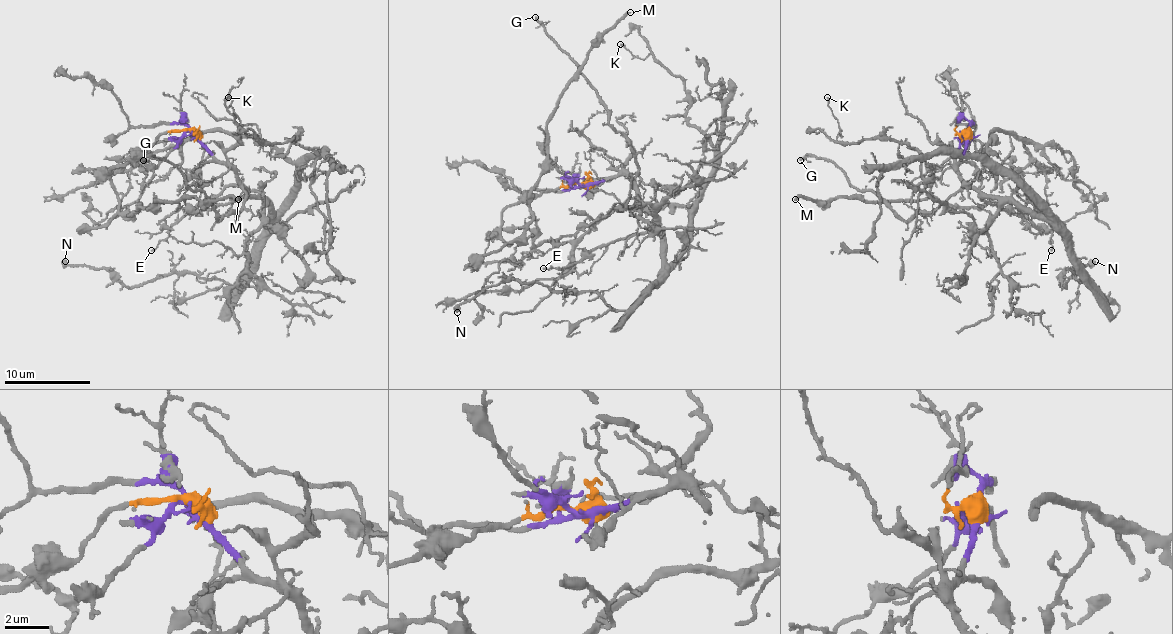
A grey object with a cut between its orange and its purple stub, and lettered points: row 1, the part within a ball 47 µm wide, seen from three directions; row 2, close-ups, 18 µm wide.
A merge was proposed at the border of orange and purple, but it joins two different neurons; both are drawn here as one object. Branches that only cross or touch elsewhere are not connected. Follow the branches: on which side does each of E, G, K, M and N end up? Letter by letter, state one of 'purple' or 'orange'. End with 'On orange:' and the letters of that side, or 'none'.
E: purple
G: purple
K: purple
M: orange
N: purple
On orange: M

